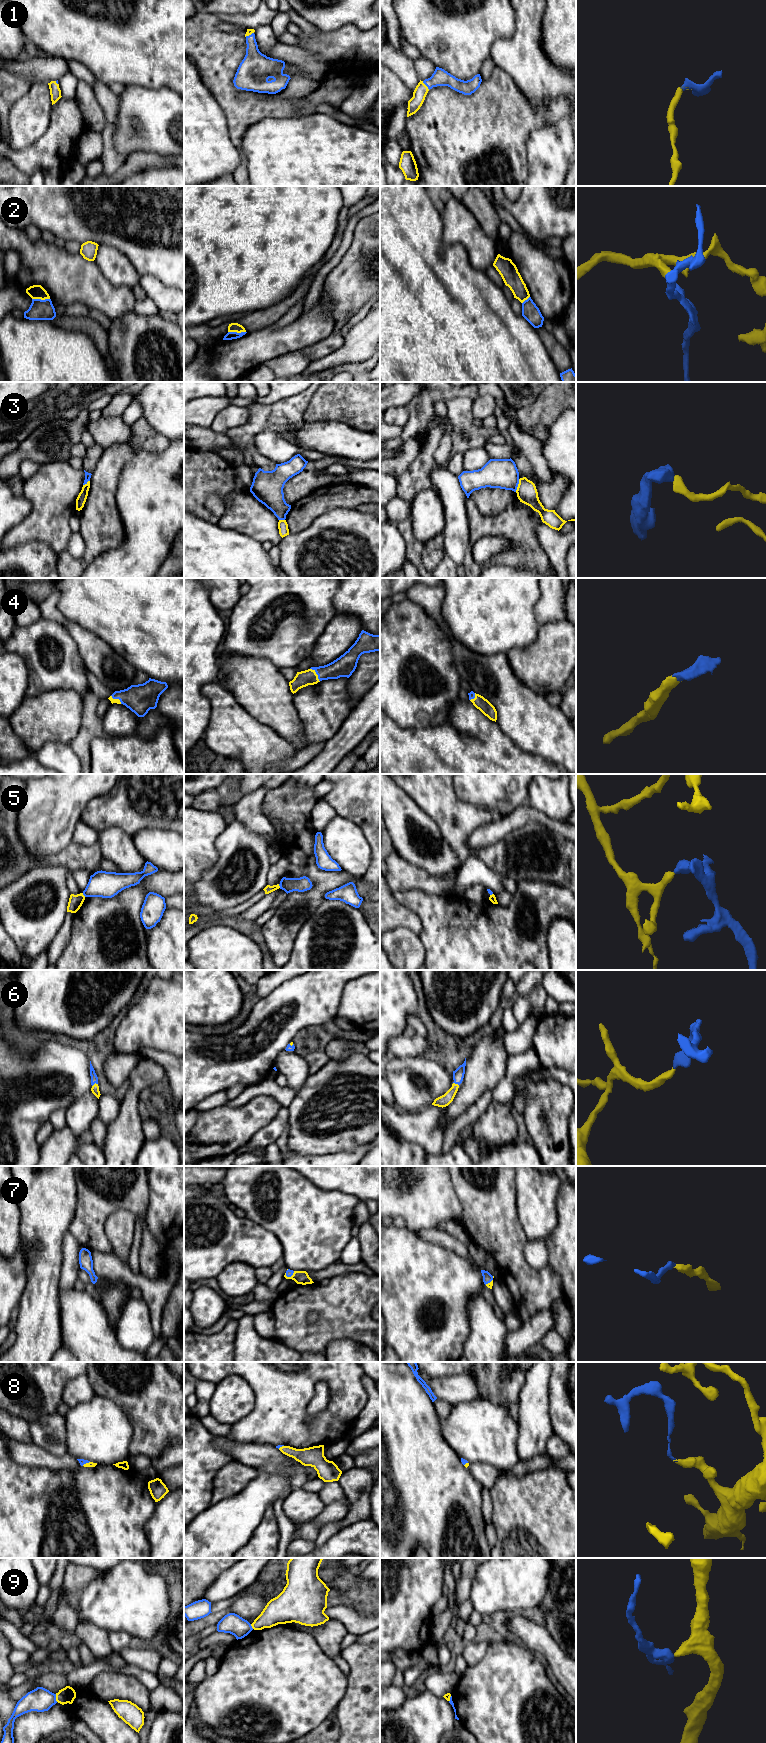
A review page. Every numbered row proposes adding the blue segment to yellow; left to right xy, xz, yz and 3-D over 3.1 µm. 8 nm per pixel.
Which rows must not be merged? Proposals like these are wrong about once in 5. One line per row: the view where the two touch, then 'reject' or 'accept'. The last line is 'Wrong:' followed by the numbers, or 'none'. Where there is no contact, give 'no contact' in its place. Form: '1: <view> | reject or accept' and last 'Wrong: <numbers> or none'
1: yz | accept
2: xy | reject
3: yz | reject
4: xz | accept
5: xy | reject
6: xy | accept
7: xz | accept
8: xy | accept
9: xy | reject
Wrong: 2, 3, 5, 9

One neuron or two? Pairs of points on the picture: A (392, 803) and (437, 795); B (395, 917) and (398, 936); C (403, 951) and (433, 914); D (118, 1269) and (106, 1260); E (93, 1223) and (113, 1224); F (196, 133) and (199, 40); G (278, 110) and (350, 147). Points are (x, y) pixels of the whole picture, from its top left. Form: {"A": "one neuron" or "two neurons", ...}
{"A": "two neurons", "B": "two neurons", "C": "two neurons", "D": "one neuron", "E": "two neurons", "F": "two neurons", "G": "two neurons"}

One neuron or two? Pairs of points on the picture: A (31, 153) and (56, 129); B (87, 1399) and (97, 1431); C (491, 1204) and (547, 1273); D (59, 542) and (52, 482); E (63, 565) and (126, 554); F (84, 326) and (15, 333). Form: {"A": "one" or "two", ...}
{"A": "one", "B": "one", "C": "one", "D": "one", "E": "two", "F": "two"}

